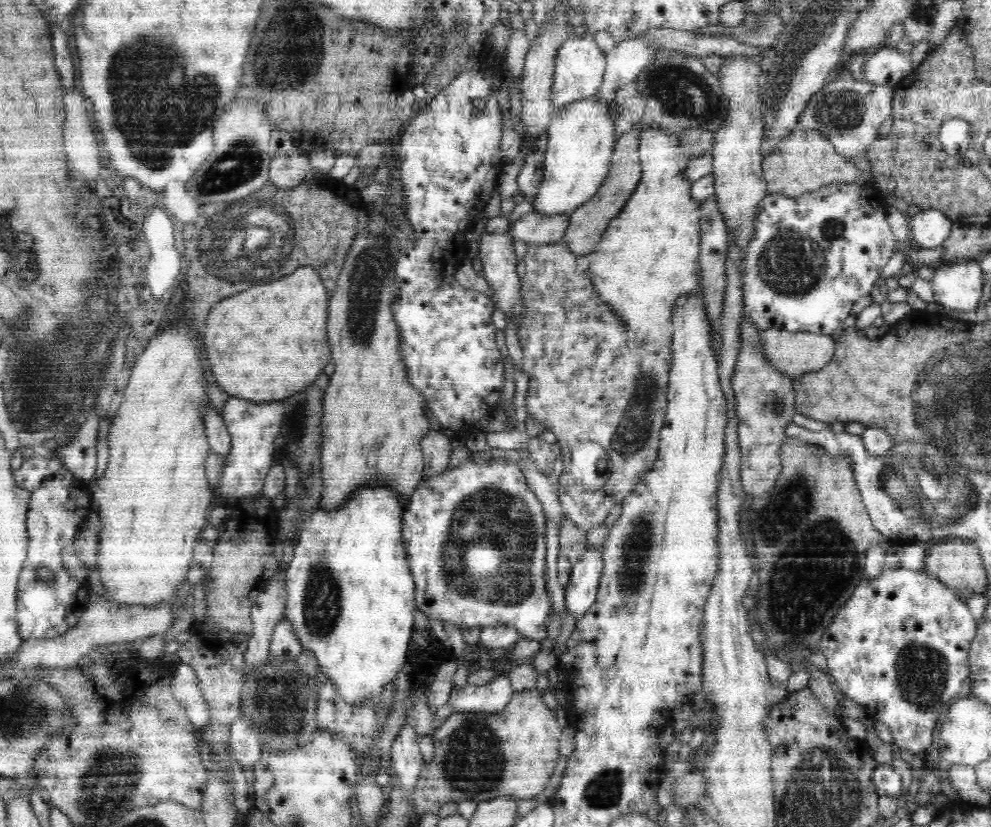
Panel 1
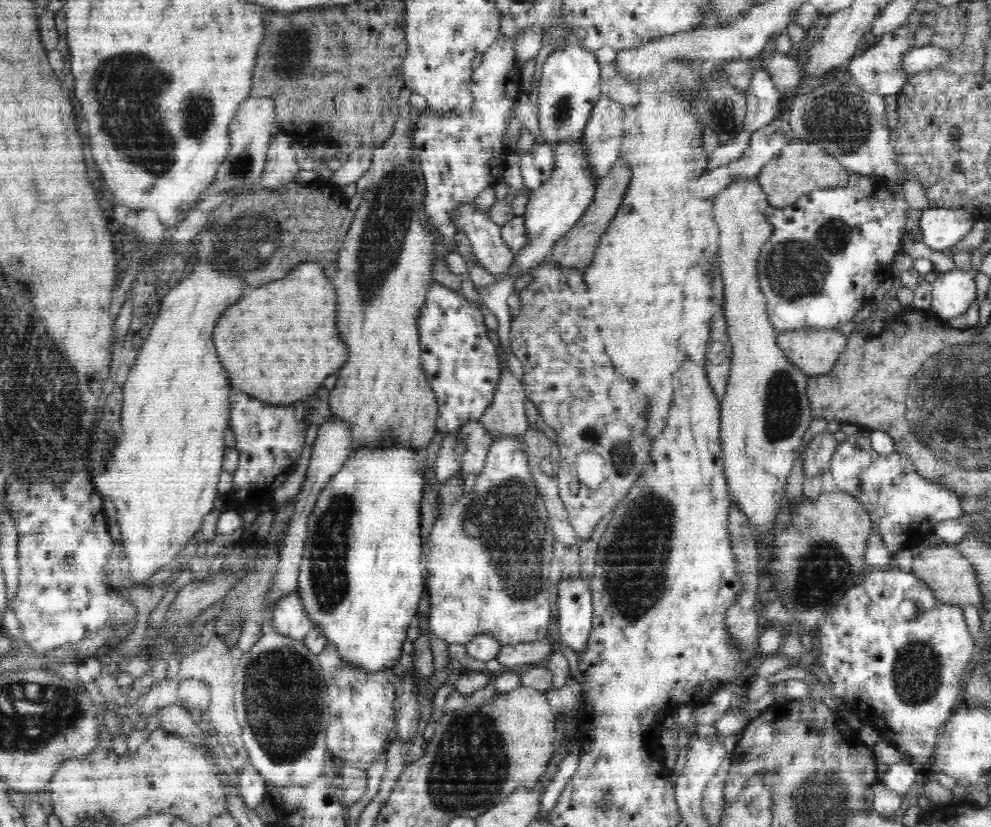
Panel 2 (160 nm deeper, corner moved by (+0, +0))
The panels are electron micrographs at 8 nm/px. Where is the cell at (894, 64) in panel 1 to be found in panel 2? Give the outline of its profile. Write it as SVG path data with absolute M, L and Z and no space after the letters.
M934 45L914 47L910 52L904 54L902 60L902 71L906 71L908 76L926 70L936 70L942 68L950 60L950 51L945 48L938 48Z

